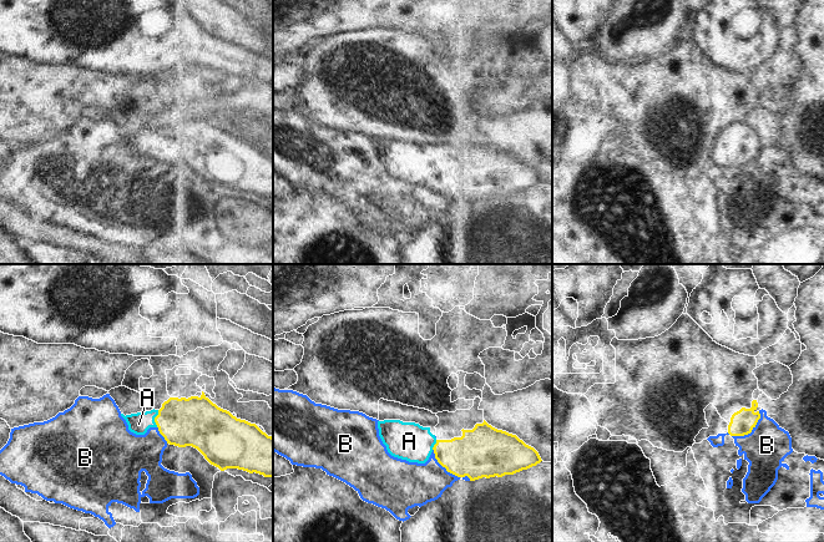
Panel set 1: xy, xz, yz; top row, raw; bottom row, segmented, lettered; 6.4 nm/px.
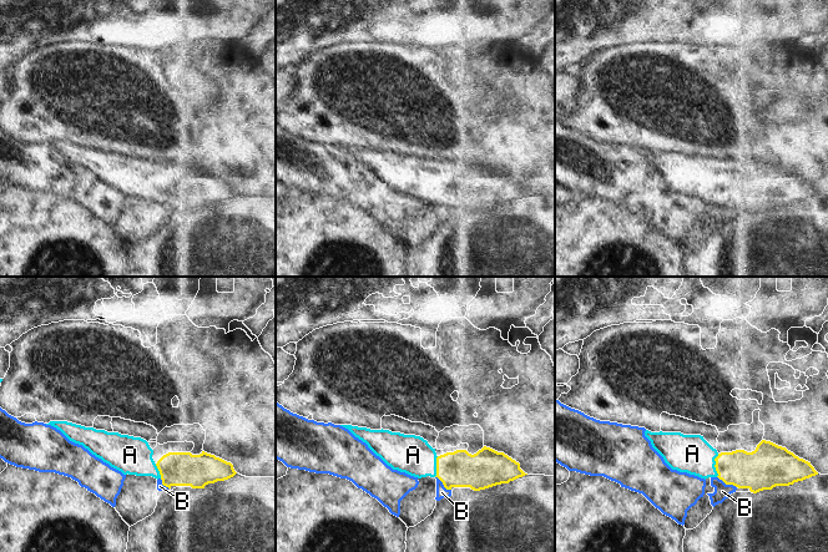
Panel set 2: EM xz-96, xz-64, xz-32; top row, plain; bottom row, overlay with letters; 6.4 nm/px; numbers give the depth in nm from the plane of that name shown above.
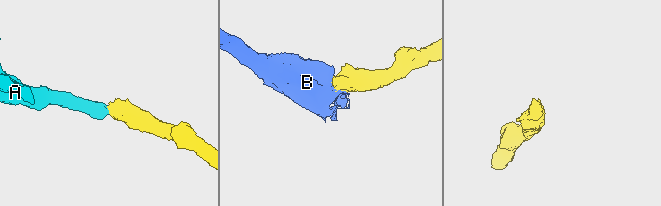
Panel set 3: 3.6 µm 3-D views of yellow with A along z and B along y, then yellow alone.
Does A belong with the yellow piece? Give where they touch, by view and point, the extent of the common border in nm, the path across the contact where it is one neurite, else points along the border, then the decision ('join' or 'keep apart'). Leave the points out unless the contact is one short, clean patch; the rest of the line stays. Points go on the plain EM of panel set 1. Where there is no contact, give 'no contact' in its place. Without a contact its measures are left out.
meets yellow in xy at (155, 140); contact 110 nm long; runs through xy (193, 142), (155, 140), (147, 140), (138, 145); join

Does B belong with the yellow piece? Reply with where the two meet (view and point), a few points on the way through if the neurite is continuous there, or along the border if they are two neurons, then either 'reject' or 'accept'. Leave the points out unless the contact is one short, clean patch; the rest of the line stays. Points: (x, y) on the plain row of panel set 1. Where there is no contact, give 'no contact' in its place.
contact yz (751, 152); border yz (759, 132), (759, 140), (749, 153), (732, 157); reject

